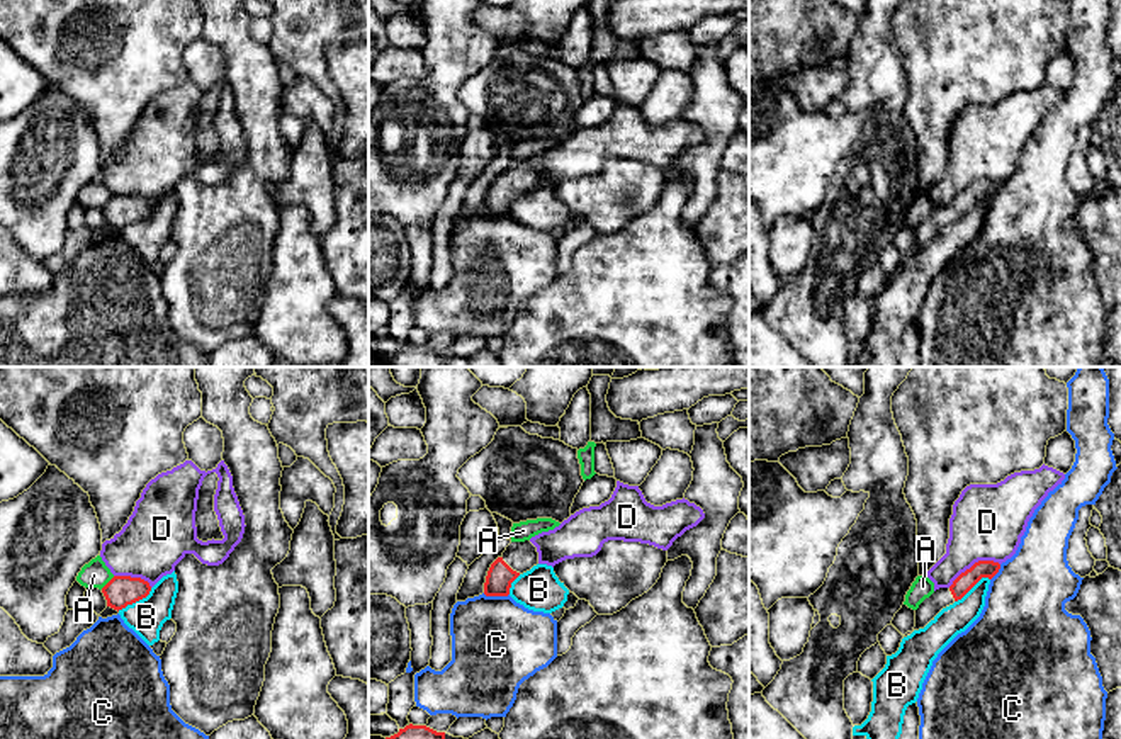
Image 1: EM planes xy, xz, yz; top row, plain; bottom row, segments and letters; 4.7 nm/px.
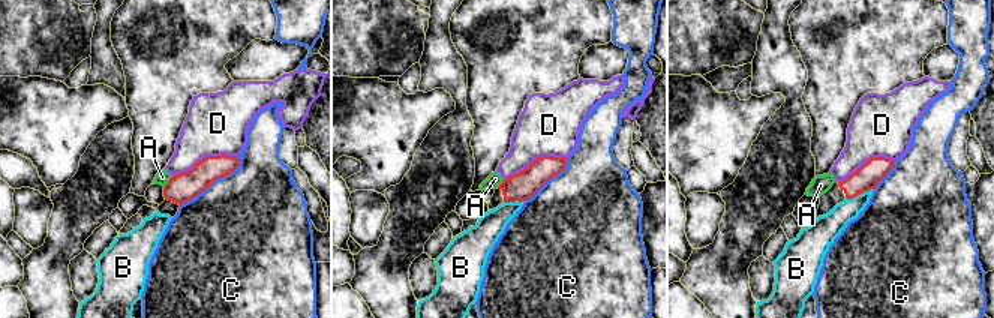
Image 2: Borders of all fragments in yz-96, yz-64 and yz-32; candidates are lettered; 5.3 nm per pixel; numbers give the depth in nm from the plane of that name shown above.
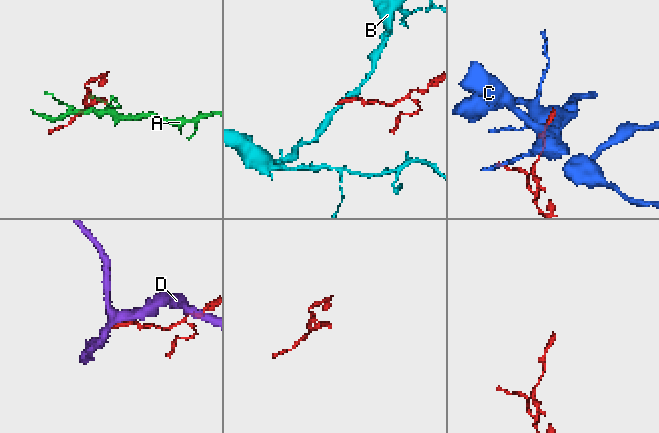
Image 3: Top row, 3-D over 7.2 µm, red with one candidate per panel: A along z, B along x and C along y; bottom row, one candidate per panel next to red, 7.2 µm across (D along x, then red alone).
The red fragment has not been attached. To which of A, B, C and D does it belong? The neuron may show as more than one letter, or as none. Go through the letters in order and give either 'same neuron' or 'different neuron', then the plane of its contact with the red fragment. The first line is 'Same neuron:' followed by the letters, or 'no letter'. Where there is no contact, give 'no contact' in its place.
Same neuron: no letter
A: different neuron | xy
B: different neuron | xy
C: different neuron | xz
D: different neuron | yz

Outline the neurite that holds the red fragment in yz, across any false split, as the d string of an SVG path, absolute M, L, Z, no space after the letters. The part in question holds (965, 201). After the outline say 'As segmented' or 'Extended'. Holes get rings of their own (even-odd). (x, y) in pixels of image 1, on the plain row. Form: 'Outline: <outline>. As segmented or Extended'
Outline: M978 180L961 192L949 207L936 209L915 229L914 250L924 248L946 226L961 219L982 197L992 199L1000 189L999 182Z. Extended

